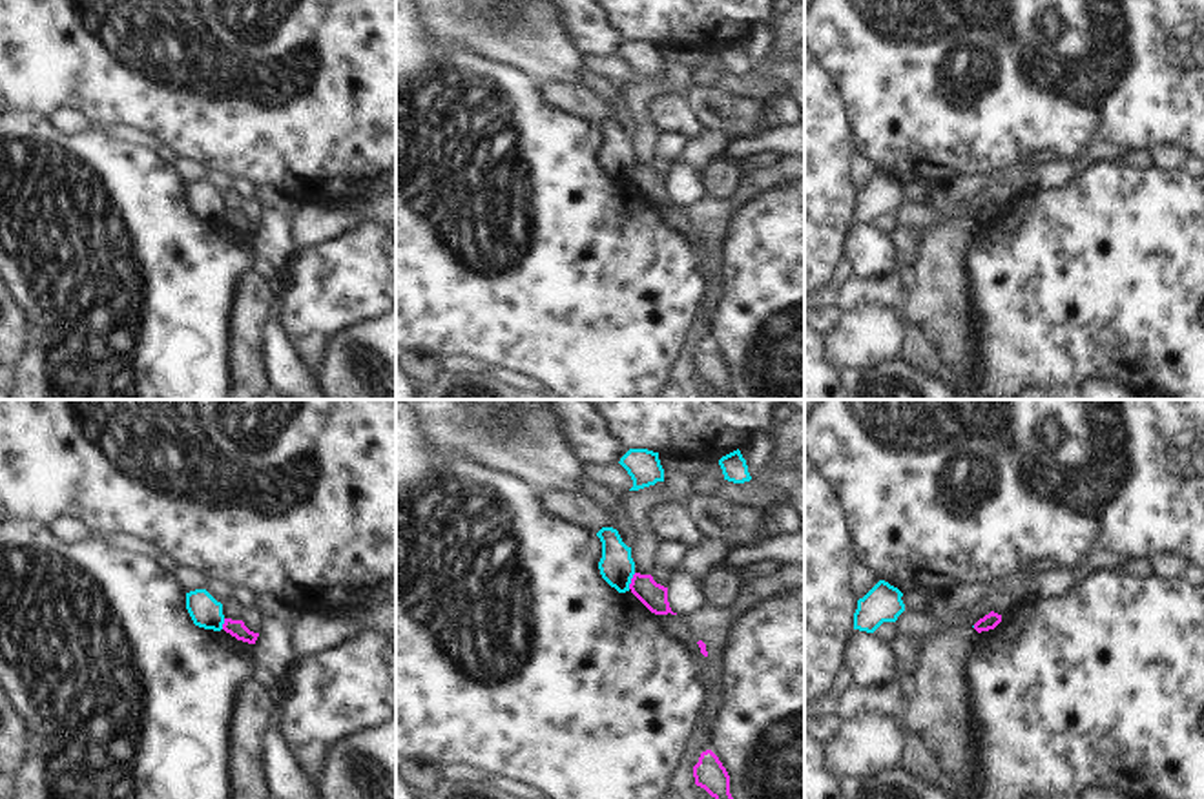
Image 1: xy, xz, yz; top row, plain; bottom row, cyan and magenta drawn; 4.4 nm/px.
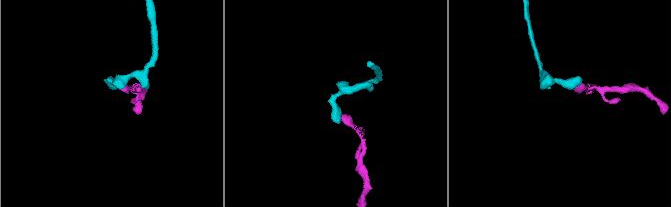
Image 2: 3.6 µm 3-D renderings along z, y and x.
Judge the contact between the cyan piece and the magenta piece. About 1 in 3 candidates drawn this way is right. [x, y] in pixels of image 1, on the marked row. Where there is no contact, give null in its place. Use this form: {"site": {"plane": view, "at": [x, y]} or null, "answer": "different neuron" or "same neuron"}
{"site": {"plane": "xz", "at": [630, 581]}, "answer": "different neuron"}

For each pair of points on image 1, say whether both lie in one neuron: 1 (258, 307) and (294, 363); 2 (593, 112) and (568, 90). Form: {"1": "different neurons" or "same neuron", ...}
{"1": "different neurons", "2": "same neuron"}

